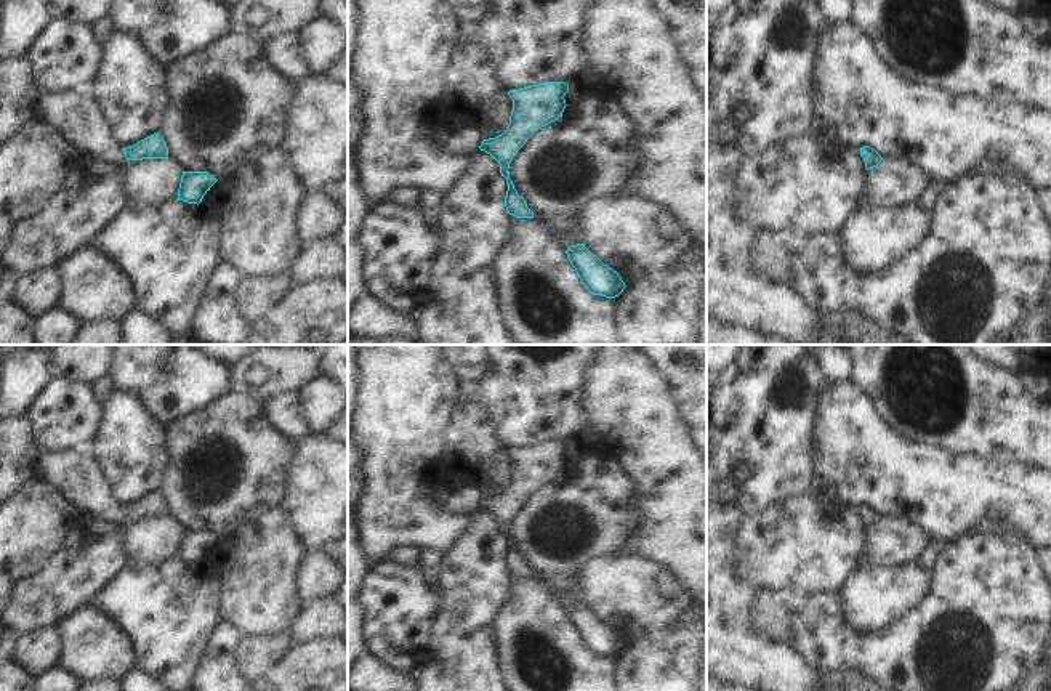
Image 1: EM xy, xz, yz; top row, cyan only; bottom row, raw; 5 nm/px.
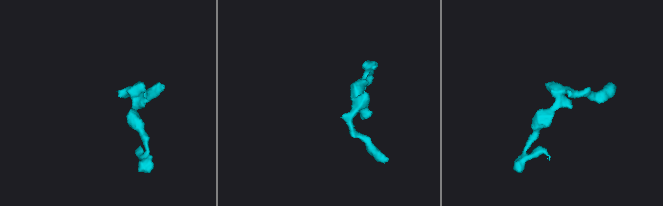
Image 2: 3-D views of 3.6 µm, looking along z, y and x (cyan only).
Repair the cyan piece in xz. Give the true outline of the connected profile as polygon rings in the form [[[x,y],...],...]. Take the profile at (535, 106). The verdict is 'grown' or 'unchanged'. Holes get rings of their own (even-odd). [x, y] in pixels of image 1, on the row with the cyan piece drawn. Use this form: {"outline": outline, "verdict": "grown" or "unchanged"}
{"outline": [[[543,82],[509,90],[508,95],[513,99],[509,125],[495,138],[484,139],[476,128],[452,130],[439,122],[434,122],[428,135],[437,151],[453,157],[469,157],[477,149],[490,154],[498,162],[501,176],[506,178],[505,207],[508,213],[516,218],[534,218],[524,197],[514,189],[508,168],[517,151],[538,128],[562,117],[567,91],[569,85],[564,82]]], "verdict": "grown"}

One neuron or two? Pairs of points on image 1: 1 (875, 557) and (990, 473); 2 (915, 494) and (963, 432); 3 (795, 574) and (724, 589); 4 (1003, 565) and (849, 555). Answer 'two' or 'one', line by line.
1: two
2: two
3: two
4: two

